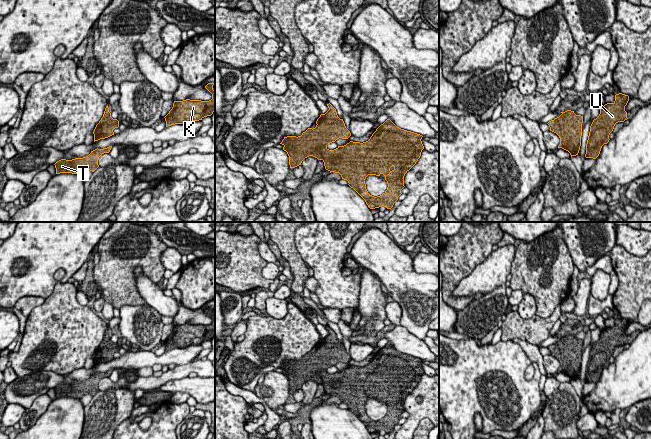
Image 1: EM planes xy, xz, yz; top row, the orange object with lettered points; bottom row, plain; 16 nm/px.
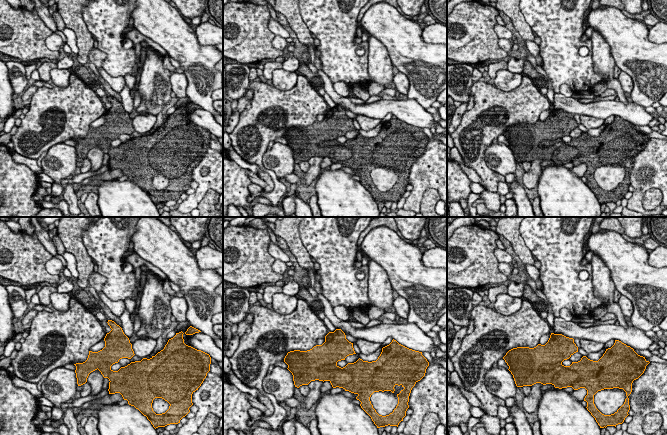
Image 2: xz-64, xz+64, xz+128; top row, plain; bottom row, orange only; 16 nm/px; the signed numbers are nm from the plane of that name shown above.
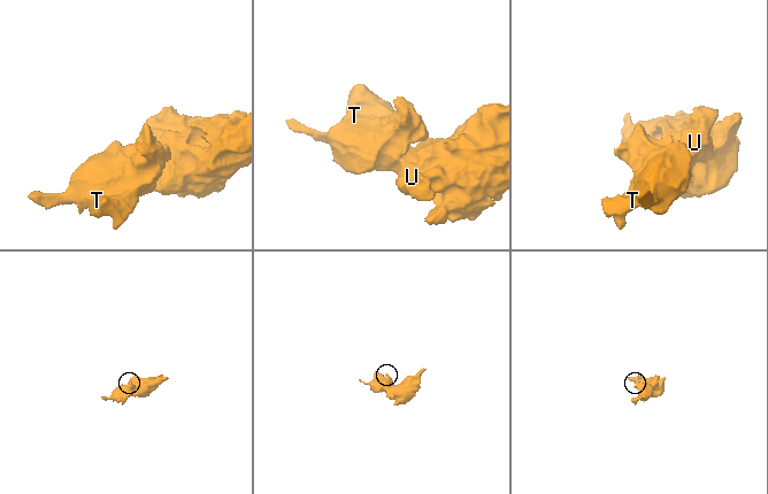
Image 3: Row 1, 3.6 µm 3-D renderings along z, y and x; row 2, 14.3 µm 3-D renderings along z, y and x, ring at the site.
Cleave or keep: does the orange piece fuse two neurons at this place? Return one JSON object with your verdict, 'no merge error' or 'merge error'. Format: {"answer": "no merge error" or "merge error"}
{"answer": "merge error"}

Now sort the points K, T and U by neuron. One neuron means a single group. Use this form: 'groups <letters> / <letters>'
groups K U / T

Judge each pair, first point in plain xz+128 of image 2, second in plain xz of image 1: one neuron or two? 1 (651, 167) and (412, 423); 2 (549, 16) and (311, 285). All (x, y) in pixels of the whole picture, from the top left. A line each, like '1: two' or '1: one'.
1: one
2: two

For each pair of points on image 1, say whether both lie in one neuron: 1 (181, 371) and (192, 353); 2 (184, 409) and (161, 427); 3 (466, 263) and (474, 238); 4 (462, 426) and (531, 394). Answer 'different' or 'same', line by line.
1: different
2: same
3: same
4: same

